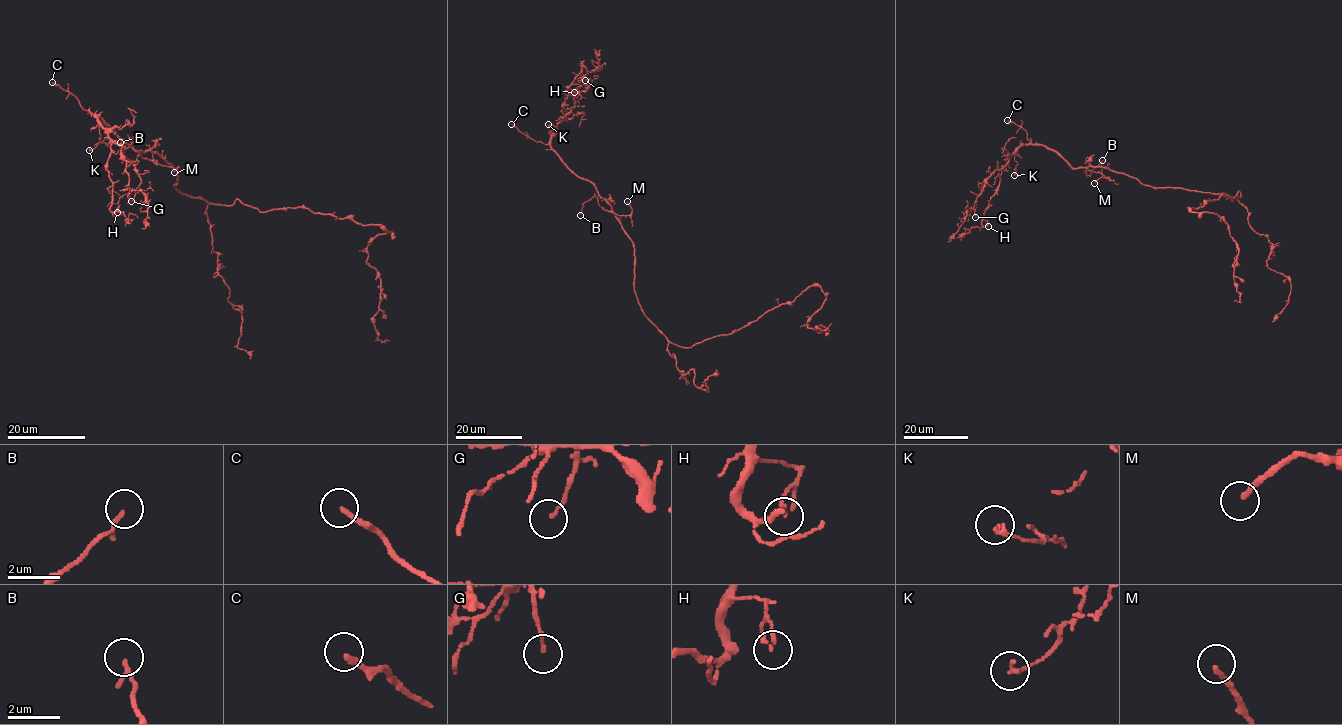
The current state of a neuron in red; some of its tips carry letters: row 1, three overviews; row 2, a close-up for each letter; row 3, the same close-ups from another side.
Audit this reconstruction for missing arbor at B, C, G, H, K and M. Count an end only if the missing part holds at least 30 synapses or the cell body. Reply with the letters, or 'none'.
C

